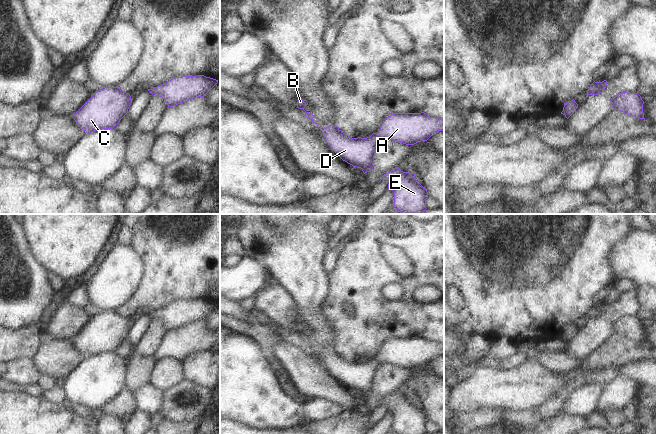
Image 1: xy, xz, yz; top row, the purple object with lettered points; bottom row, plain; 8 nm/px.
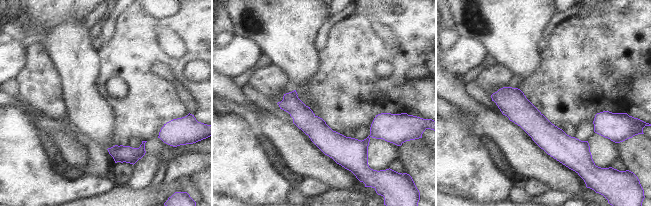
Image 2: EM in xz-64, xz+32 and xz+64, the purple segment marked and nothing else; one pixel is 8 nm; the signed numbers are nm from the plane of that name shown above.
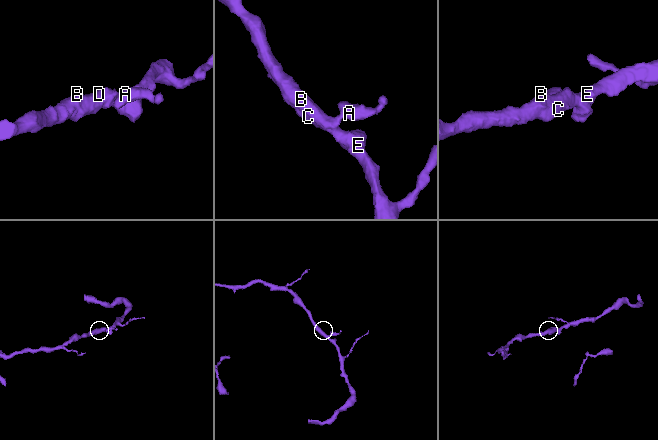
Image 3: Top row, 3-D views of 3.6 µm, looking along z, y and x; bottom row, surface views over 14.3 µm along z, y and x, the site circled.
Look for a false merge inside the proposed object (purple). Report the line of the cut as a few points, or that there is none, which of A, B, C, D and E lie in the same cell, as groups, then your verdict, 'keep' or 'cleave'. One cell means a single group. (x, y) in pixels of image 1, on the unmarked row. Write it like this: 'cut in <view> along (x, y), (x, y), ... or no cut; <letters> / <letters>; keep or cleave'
no cut; A B C D E; keep

